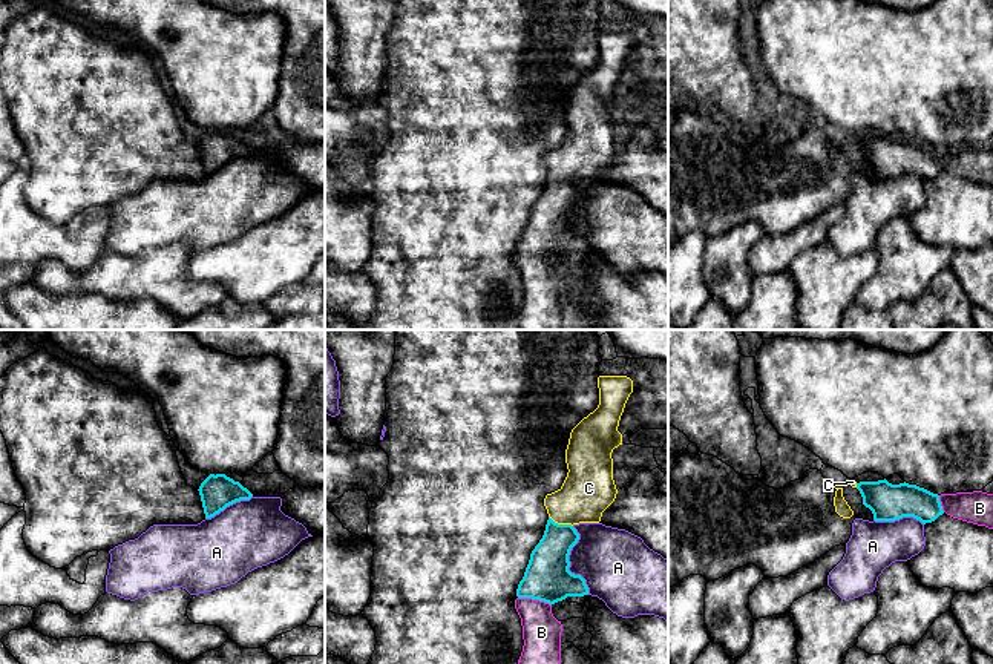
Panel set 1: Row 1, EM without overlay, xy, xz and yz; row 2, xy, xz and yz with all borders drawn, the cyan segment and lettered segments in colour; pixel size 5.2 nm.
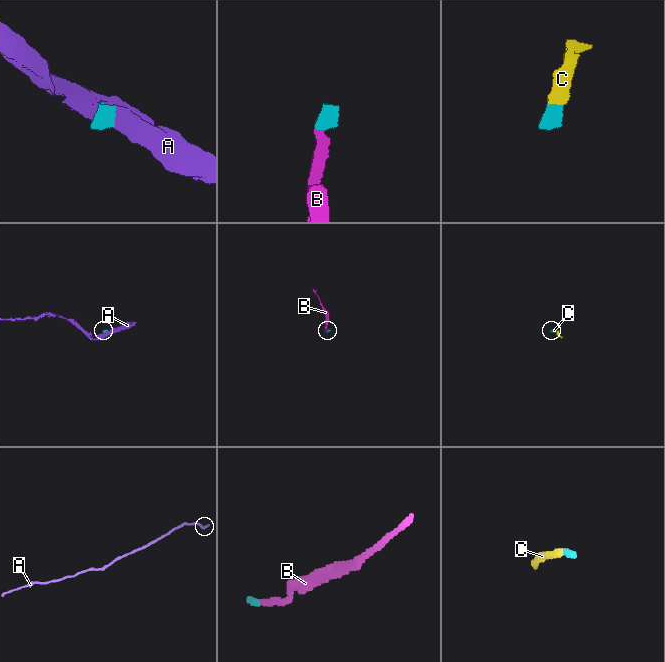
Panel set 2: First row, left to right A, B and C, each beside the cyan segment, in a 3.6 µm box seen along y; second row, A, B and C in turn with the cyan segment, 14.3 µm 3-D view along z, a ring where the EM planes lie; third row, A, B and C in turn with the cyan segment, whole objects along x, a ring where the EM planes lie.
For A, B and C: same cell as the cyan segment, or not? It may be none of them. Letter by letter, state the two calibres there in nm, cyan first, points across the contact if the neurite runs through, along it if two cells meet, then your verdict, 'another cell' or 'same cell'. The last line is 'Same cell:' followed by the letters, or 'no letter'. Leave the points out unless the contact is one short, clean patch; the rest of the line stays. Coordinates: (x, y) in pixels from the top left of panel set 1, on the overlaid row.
A: 240/380 nm | along xz (572, 526), (578, 542), (569, 569), (584, 580), (589, 594) | another cell
B: 240/200 nm | across xz (547, 578), (537, 591), (535, 598), (535, 615), (541, 632) | same cell
C: 220/280 nm | across xz (547, 569), (561, 525), (561, 516), (589, 488) | same cell
Same cell: B, C

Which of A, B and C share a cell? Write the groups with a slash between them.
A / B C

